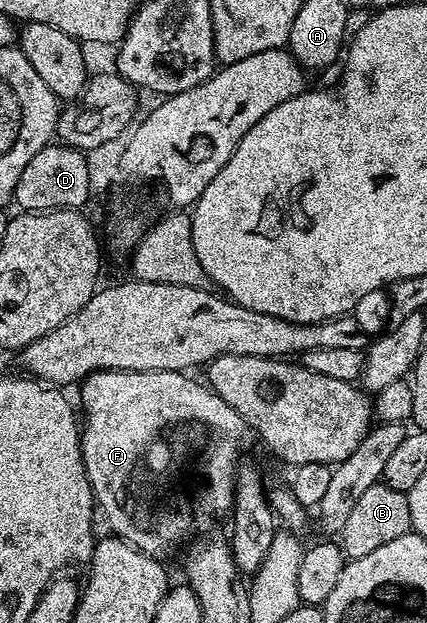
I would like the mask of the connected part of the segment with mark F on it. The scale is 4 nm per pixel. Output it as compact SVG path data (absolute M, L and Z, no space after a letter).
M101 369L98 373L91 373L85 381L81 382L82 409L86 412L84 428L81 430L82 462L94 492L97 508L106 516L106 525L111 534L128 542L132 547L139 549L144 555L154 557L165 562L182 545L182 540L190 533L190 524L194 521L194 508L198 505L198 493L202 493L202 509L210 517L222 517L231 512L234 507L234 478L238 476L242 457L242 444L246 441L248 426L246 418L241 417L220 395L210 388L209 384L201 380L193 381L193 376L185 372L176 371L120 371L119 369Z

